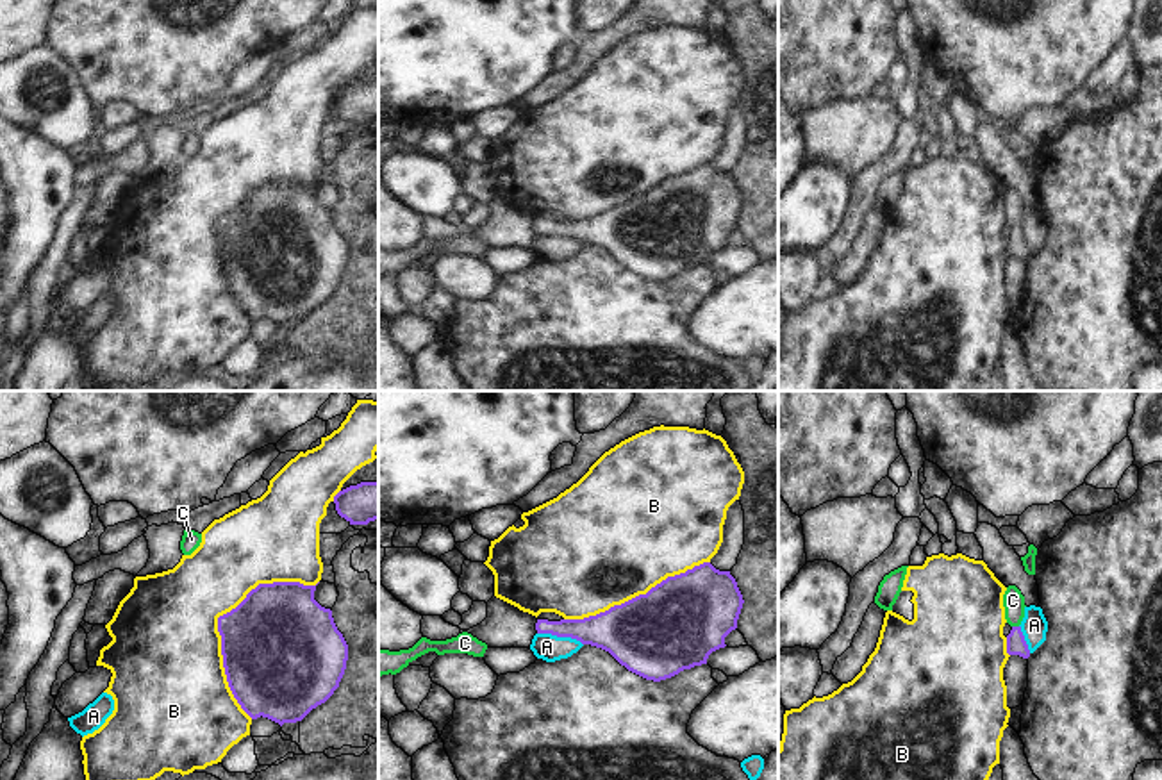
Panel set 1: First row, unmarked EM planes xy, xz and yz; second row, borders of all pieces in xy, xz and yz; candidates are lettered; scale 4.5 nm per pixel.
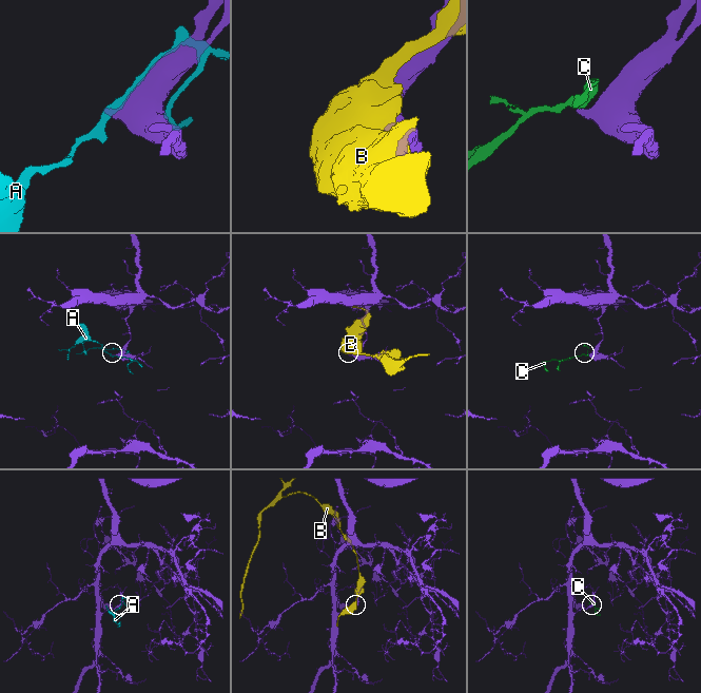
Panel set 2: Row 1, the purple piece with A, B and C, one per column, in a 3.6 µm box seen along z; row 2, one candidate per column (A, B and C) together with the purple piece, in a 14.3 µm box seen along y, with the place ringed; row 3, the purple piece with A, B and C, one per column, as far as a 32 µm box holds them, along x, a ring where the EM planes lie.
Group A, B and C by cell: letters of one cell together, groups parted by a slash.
A / B / C

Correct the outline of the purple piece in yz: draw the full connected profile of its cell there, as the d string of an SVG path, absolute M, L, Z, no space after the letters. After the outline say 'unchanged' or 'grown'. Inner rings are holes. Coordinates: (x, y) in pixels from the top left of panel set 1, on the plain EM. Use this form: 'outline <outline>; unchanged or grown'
outline M1016 186L1007 187L1003 195L1003 207L1005 207L1005 220L1012 227L1010 234L1007 236L1007 253L1028 259L1030 250L1019 227L1025 218L1026 205L1025 196Z; grown

